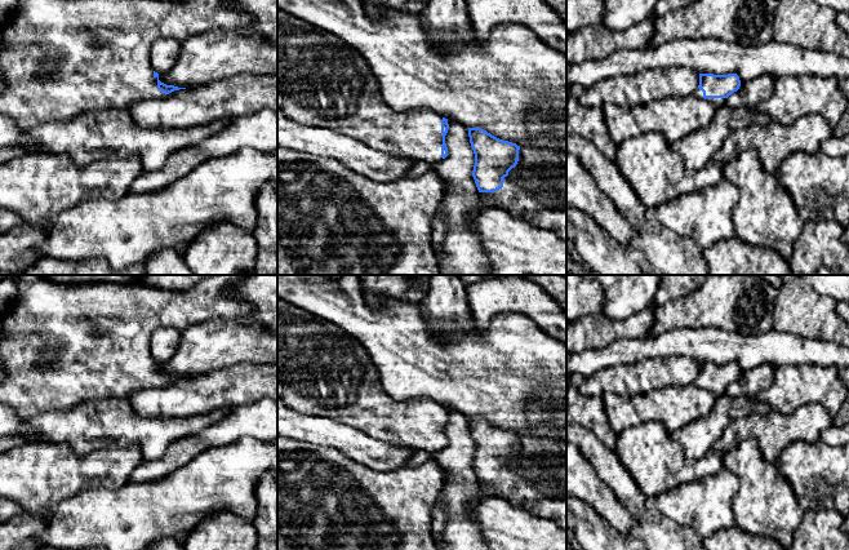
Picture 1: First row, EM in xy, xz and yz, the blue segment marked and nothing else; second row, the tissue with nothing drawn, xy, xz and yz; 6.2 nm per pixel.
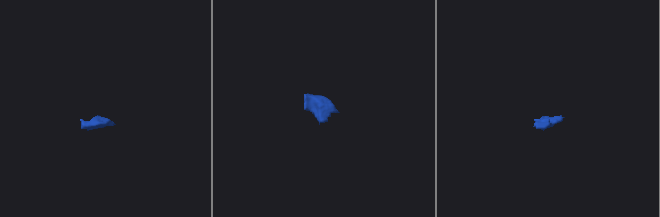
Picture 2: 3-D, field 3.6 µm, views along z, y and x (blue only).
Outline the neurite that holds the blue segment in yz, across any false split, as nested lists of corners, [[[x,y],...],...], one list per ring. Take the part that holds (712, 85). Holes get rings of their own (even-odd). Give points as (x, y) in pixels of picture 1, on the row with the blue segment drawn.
[[[699,74],[699,85],[694,94],[698,98],[708,101],[717,108],[724,106],[726,98],[737,92],[741,87],[741,80],[737,74],[714,75]]]

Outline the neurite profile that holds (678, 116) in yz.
[[[694,93],[654,99],[646,105],[601,106],[610,139],[619,146],[643,133],[658,132],[668,143],[712,123],[717,107]]]

